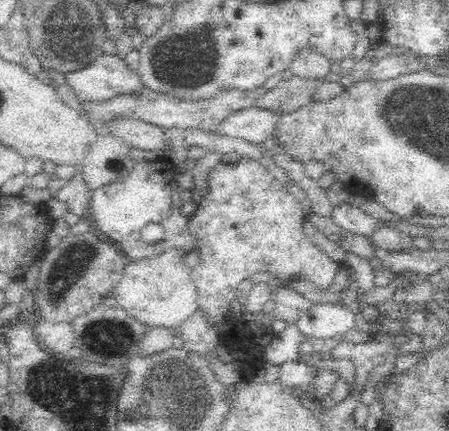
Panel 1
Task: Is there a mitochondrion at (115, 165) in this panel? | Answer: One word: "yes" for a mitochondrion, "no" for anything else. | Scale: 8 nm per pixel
no

